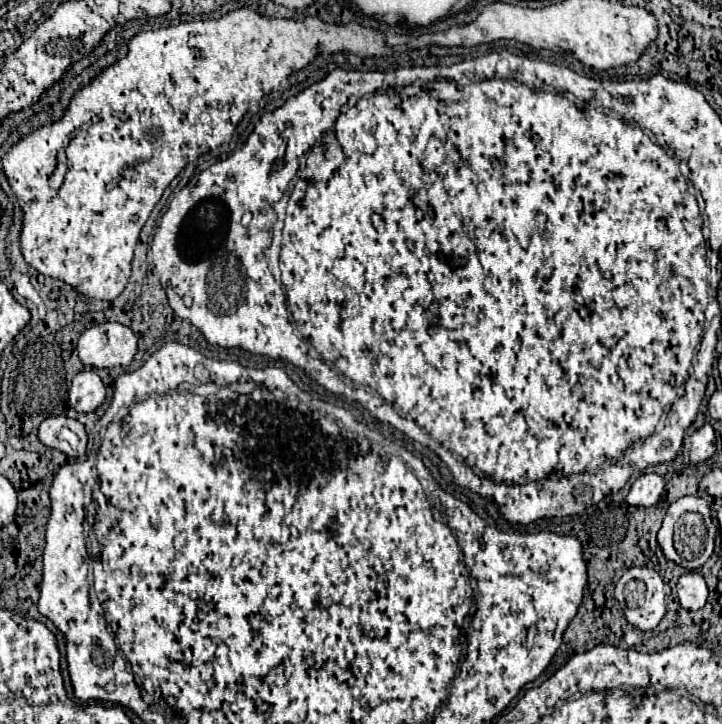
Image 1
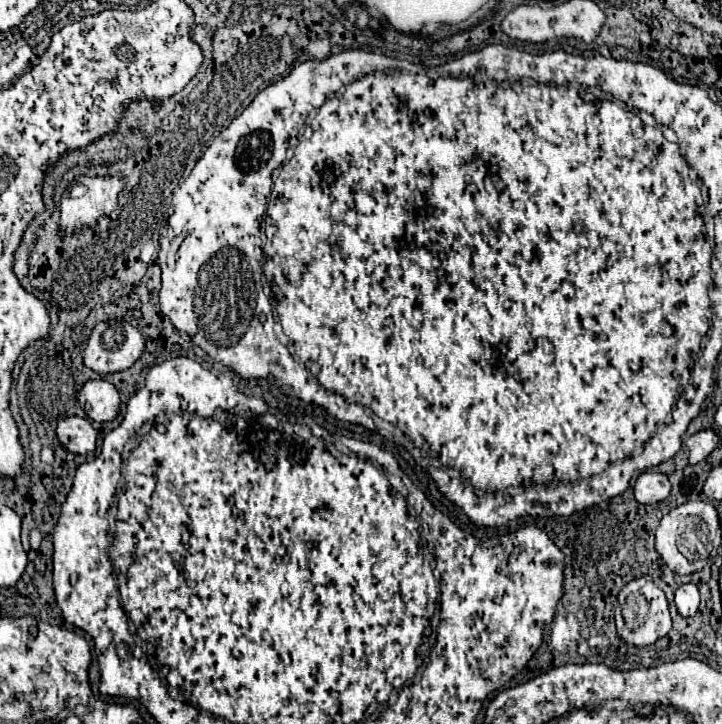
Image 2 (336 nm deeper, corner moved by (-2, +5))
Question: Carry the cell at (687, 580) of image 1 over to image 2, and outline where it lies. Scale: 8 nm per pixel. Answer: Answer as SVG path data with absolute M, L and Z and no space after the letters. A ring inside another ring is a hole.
M682 584L678 590L676 590L676 608L680 612L680 616L688 618L688 616L694 616L696 610L698 610L698 604L700 604L700 594L698 594L698 588L694 584Z

